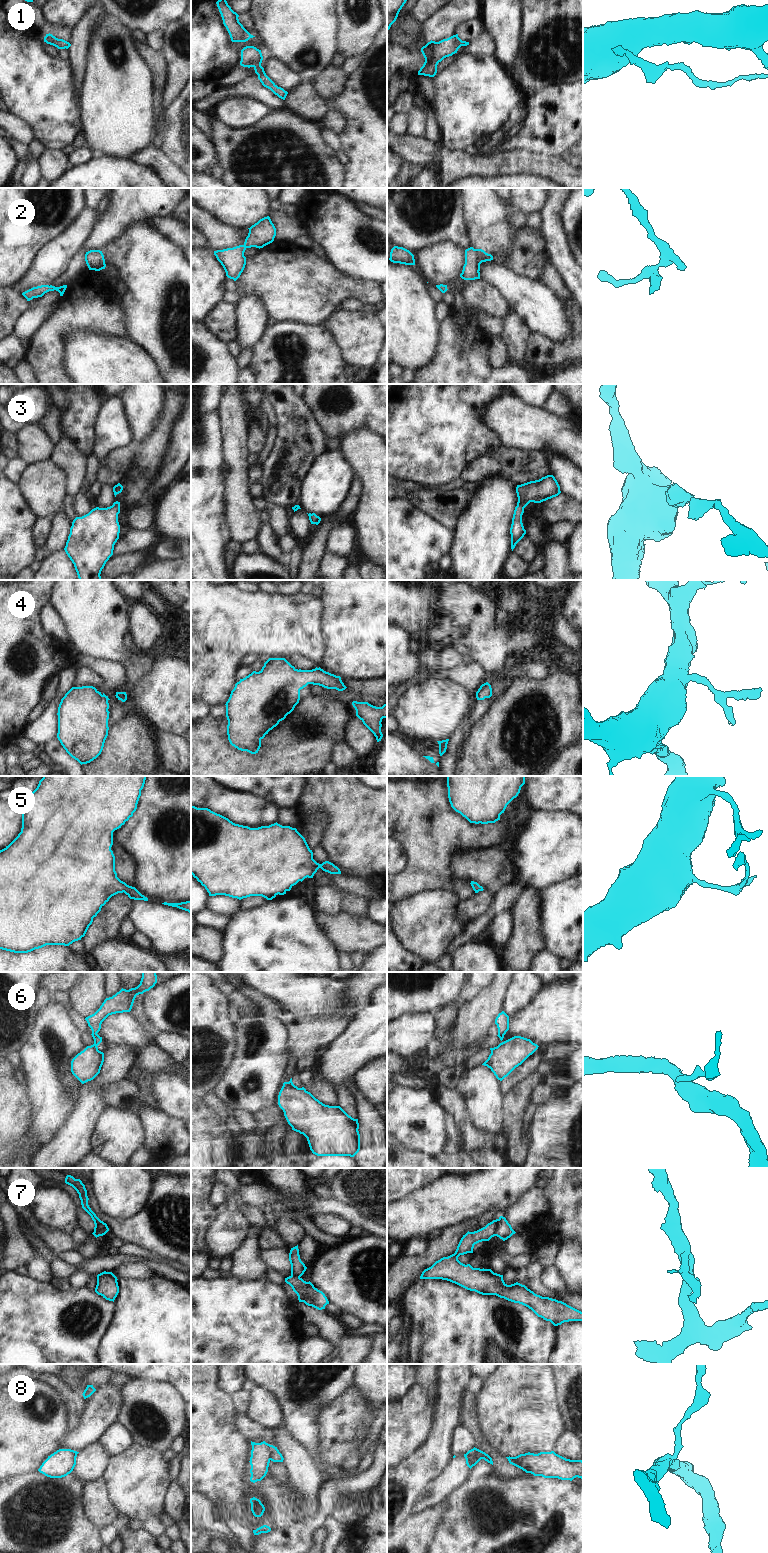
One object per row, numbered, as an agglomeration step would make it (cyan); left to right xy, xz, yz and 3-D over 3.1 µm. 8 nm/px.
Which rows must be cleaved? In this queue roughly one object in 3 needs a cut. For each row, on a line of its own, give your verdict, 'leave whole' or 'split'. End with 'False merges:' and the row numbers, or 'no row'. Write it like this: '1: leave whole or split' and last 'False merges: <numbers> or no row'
1: leave whole
2: leave whole
3: leave whole
4: leave whole
5: leave whole
6: split
7: split
8: split
False merges: 6, 7, 8

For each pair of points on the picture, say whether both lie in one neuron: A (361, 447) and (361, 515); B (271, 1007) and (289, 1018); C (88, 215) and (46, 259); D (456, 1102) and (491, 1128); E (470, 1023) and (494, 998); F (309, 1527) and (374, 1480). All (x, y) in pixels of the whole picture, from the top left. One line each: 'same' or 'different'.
A: same
B: same
C: same
D: different
E: same
F: same

